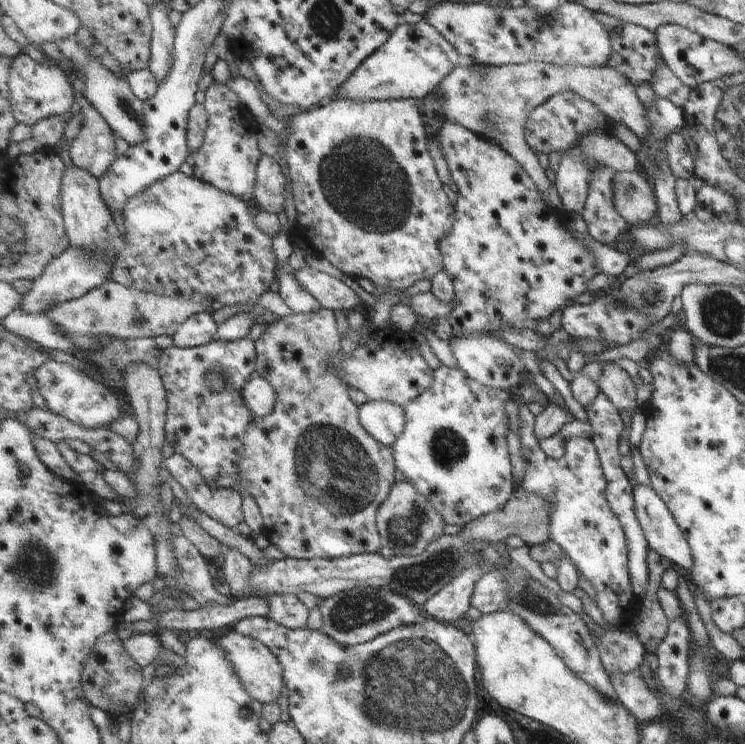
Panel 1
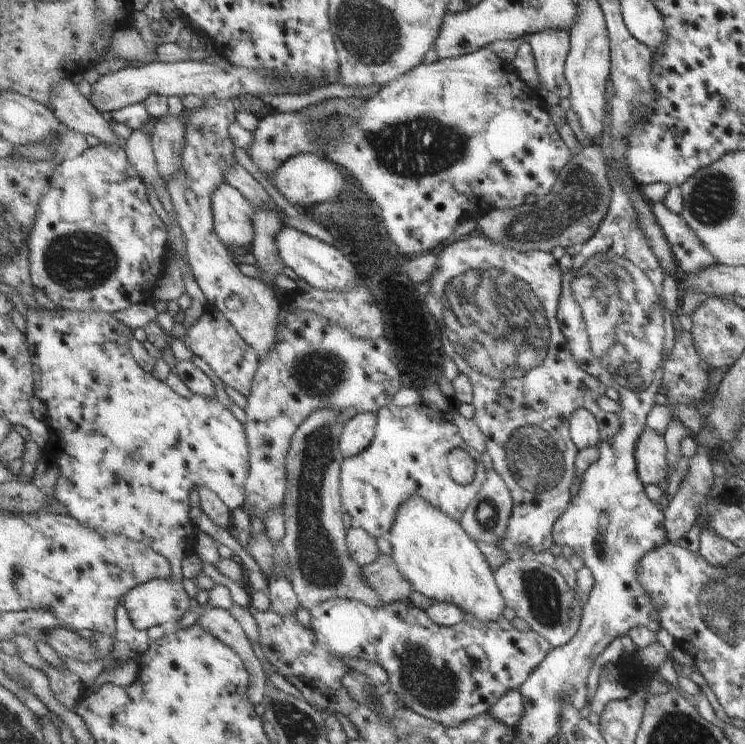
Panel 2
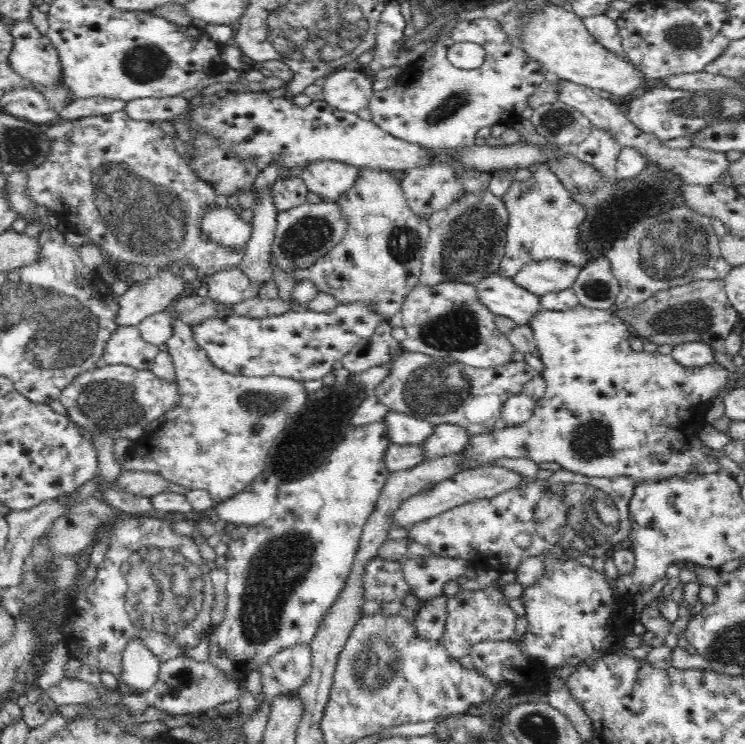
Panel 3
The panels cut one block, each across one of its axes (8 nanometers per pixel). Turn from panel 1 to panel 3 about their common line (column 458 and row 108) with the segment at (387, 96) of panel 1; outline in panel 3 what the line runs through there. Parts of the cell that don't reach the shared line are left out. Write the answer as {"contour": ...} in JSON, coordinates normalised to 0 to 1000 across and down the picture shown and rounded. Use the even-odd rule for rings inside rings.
{"contour":[[[39,26],[11,30],[11,32],[17,50],[17,66],[12,74],[16,94],[32,112],[38,113],[38,117],[54,125],[67,138],[70,149],[79,156],[86,145],[98,137],[98,122],[85,105],[85,87],[70,52],[52,43]]]}

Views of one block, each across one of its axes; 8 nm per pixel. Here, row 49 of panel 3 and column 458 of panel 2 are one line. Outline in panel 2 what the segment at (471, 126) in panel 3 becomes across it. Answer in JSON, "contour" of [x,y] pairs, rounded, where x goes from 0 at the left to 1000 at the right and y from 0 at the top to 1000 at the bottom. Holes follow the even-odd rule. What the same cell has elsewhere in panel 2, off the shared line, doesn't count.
{"contour":[[[570,540],[549,547],[525,542],[505,556],[507,575],[502,595],[482,613],[463,614],[460,618],[459,675],[462,688],[472,696],[471,707],[485,707],[503,723],[521,724],[525,710],[530,710],[536,683],[541,683],[552,667],[570,669],[579,680],[619,702],[654,642],[655,632],[646,621],[646,608],[630,599],[619,589],[616,575],[592,562],[592,556],[579,551]],[[611,602],[630,608],[640,621],[640,640],[630,653],[613,651],[599,630],[599,613]]]}

